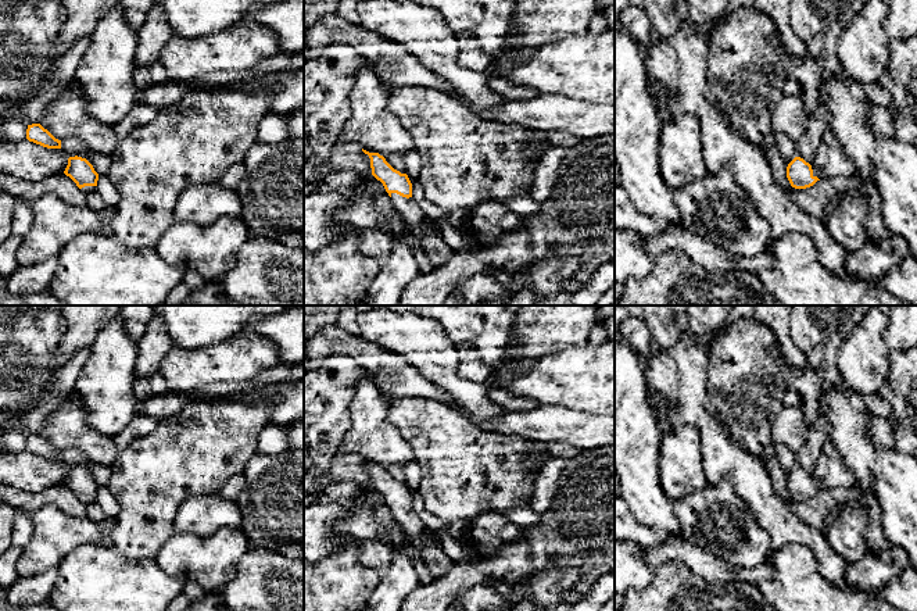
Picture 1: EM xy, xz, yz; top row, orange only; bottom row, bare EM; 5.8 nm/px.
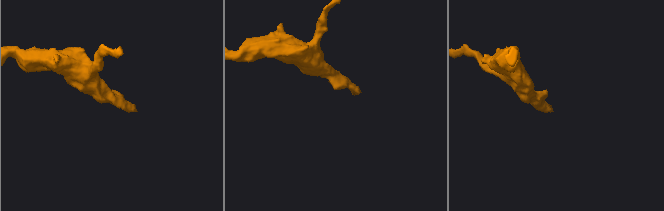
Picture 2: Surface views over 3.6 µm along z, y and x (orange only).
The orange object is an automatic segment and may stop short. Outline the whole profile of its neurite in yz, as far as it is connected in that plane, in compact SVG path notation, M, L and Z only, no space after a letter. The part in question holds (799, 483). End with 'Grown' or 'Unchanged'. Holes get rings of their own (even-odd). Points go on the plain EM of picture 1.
M820 401L820 415L805 446L795 453L796 468L787 478L787 489L792 499L806 500L813 497L817 492L824 490L813 478L813 471L820 454L828 444L828 401Z. Grown

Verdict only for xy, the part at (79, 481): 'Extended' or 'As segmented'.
Extended

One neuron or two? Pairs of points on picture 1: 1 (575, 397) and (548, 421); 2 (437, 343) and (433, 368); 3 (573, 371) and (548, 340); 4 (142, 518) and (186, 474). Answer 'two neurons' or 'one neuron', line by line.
1: two neurons
2: one neuron
3: two neurons
4: one neuron

